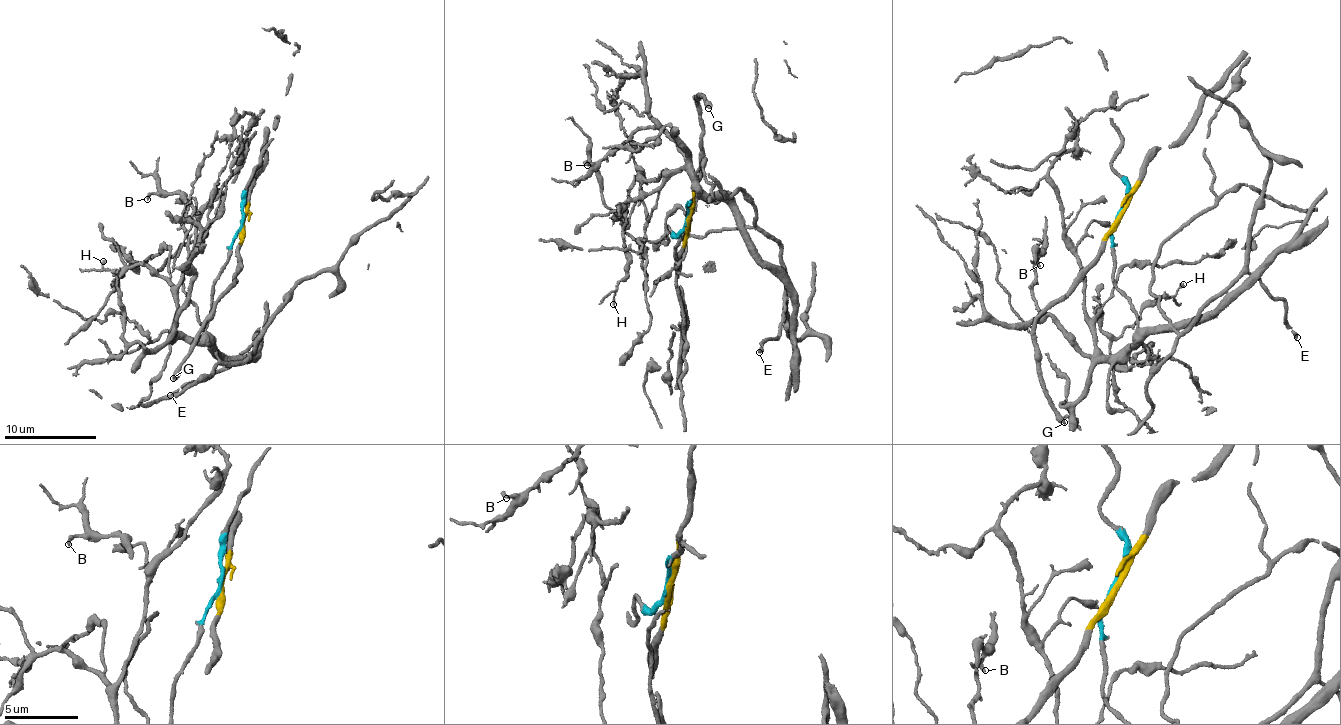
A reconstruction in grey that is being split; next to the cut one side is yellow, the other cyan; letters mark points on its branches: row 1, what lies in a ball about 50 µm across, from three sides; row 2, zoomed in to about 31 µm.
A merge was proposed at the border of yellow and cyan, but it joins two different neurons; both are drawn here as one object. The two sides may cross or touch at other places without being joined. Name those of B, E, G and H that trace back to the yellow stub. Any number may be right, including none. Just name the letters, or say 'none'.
G

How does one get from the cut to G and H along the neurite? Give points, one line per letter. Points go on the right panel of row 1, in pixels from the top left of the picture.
G: (1122, 211), (1096, 264), (1040, 317), (1035, 331), (1042, 383), (1065, 423)
H: (1120, 211), (1115, 287), (1131, 305), (1137, 340), (1106, 354), (1096, 343), (1099, 308), (1115, 339), (1184, 283)

